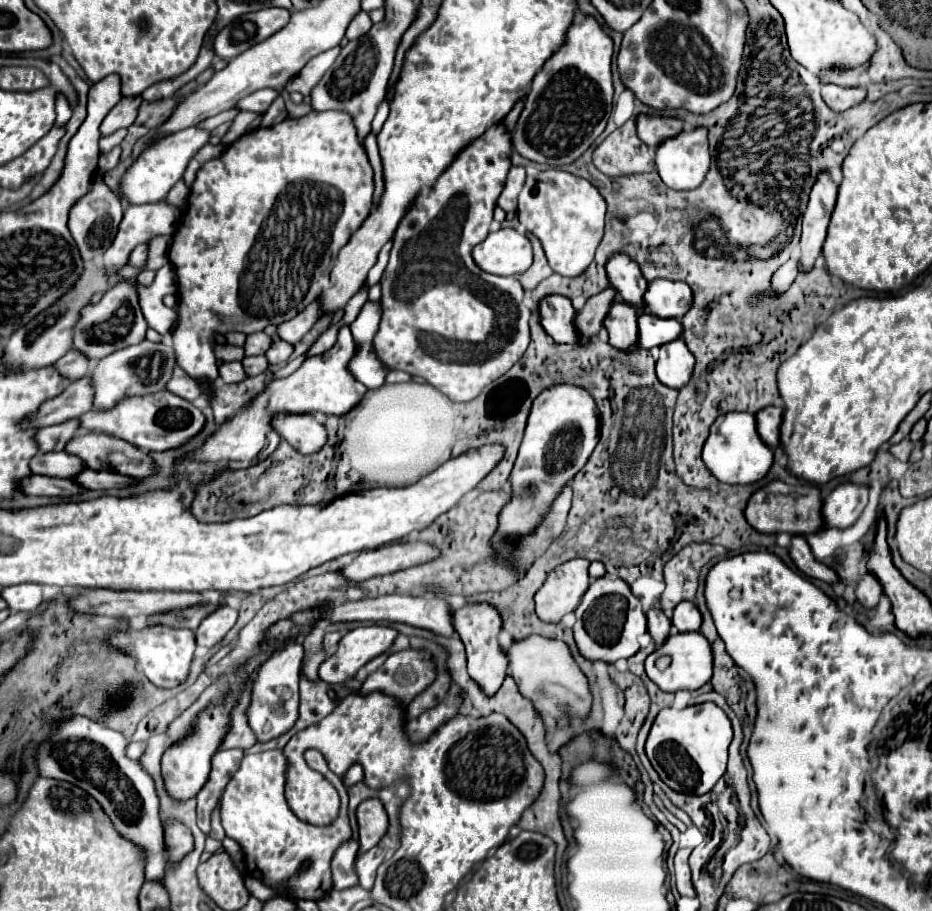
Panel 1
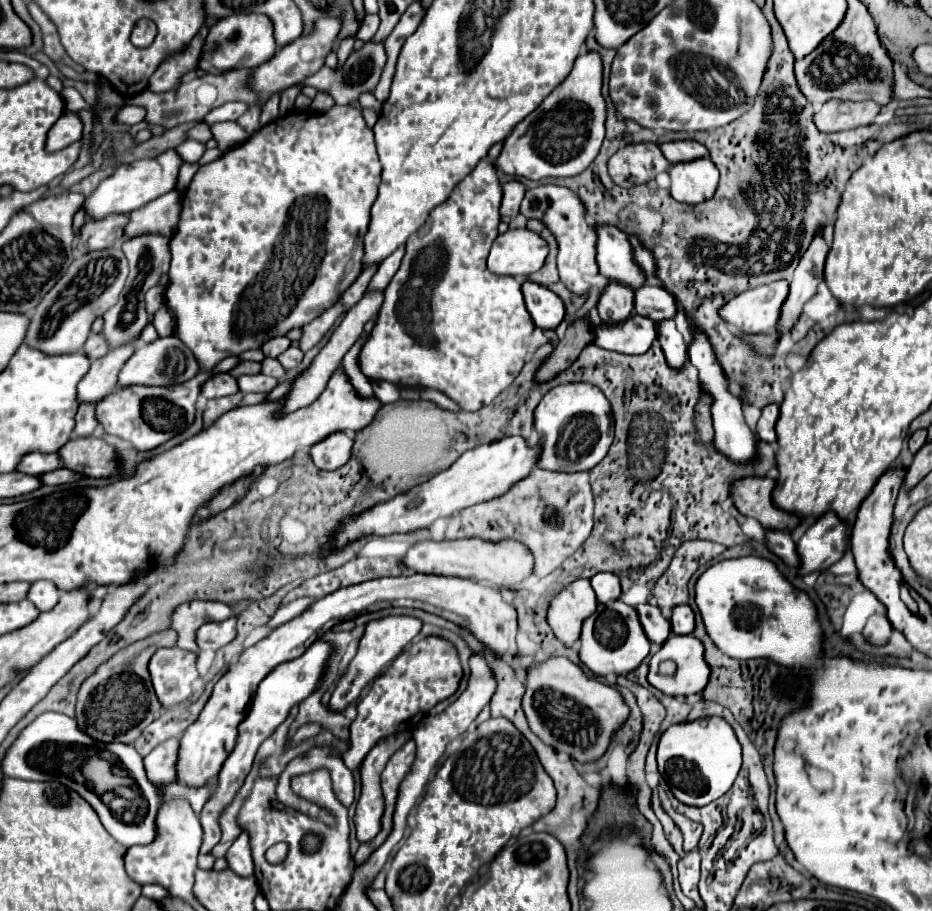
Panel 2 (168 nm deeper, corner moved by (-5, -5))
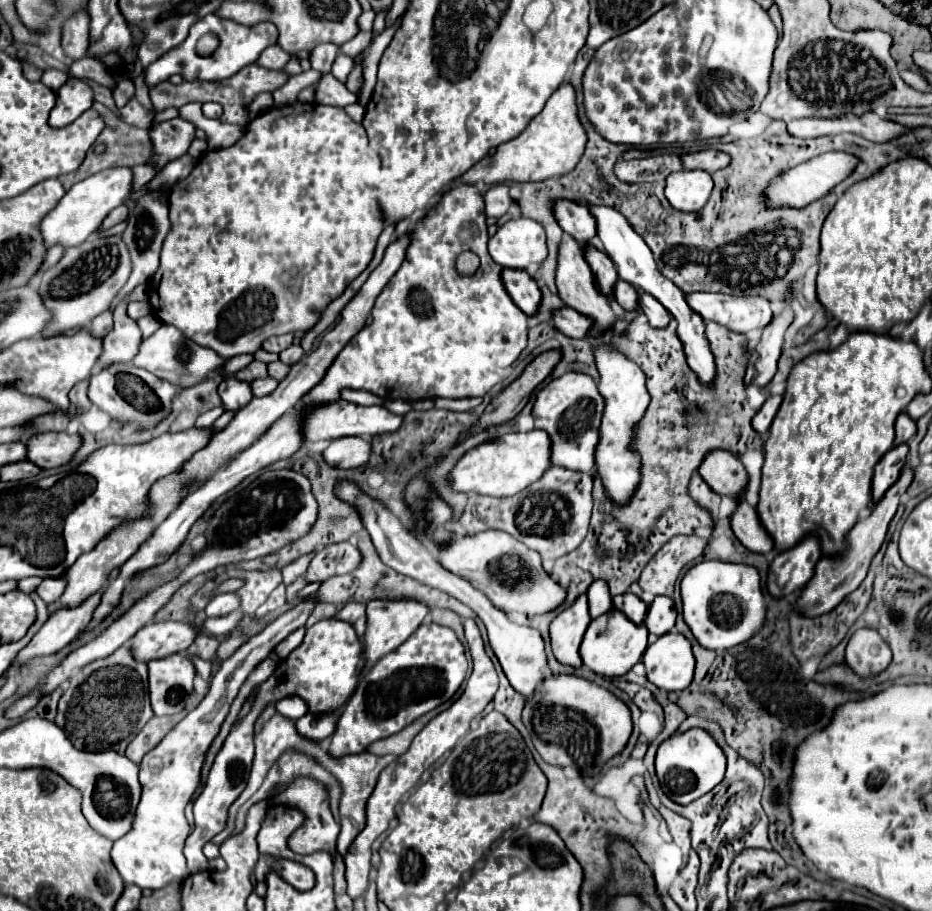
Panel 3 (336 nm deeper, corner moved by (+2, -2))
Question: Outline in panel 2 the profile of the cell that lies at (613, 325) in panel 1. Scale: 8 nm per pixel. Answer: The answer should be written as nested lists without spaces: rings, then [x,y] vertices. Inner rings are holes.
[[[608,284],[598,302],[598,314],[604,324],[620,324],[634,312],[632,288],[620,288],[620,284]]]

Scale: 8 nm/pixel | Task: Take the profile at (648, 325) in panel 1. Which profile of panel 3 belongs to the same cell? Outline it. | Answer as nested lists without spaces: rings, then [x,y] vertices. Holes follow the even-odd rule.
[[[571,307],[555,309],[553,321],[555,321],[555,329],[567,337],[585,339],[585,333],[589,331],[589,321],[585,321],[585,317],[581,317],[581,313],[577,313]]]

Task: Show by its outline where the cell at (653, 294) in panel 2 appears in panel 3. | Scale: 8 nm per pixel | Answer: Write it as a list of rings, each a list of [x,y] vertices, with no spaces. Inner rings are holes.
[[[617,281],[613,287],[613,299],[625,309],[625,311],[633,311],[637,309],[637,291],[625,283],[625,281]]]

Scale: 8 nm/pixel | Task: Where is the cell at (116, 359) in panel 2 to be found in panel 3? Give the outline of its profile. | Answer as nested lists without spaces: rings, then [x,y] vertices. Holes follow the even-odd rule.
[[[137,285],[125,301],[121,301],[115,307],[115,325],[107,333],[103,341],[103,353],[99,357],[99,367],[111,365],[111,363],[131,363],[133,357],[139,353],[139,345],[143,341],[141,329],[133,319],[127,317],[127,305],[131,301],[147,301],[147,291],[145,285]]]

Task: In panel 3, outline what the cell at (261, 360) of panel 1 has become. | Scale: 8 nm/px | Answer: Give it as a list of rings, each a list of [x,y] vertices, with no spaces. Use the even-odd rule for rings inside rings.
[[[275,361],[275,363],[269,363],[269,375],[277,381],[283,381],[289,373],[289,365],[281,363],[281,361]]]

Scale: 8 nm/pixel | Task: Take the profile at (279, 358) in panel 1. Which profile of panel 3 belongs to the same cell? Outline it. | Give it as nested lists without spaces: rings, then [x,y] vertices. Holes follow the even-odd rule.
[[[291,345],[291,347],[287,347],[287,349],[283,349],[283,351],[279,353],[279,359],[281,359],[283,363],[287,363],[287,365],[297,363],[301,357],[303,357],[301,345]]]

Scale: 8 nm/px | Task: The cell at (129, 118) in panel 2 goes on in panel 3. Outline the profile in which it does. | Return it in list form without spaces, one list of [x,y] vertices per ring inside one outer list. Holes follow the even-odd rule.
[[[207,15],[189,29],[189,35],[183,43],[169,49],[163,57],[159,57],[157,61],[153,61],[149,65],[147,85],[153,87],[161,81],[167,81],[167,77],[175,75],[175,73],[181,75],[185,81],[223,81],[223,79],[229,79],[231,75],[235,75],[245,65],[255,63],[259,59],[259,55],[263,53],[263,49],[275,45],[275,43],[277,43],[277,27],[273,23],[257,23],[253,27],[245,27],[245,25],[237,25],[235,21],[219,19],[217,15]],[[205,33],[215,33],[219,37],[219,47],[211,55],[201,57],[201,55],[197,55],[195,45],[199,41],[199,37]]]

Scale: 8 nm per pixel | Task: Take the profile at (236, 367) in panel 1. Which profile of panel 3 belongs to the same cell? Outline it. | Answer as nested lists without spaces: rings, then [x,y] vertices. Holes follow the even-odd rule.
[[[273,377],[257,379],[257,381],[253,381],[253,383],[251,383],[255,397],[265,397],[265,395],[271,395],[271,393],[277,389],[277,385],[279,385],[279,381],[275,381]]]

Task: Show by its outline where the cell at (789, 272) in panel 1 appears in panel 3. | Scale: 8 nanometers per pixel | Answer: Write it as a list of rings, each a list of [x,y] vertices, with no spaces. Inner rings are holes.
[[[685,293],[687,305],[703,317],[743,335],[759,333],[773,317],[765,297],[733,297],[723,293]]]

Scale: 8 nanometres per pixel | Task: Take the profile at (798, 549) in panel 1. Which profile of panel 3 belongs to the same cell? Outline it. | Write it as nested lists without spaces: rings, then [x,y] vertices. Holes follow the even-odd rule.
[[[745,499],[737,501],[737,509],[731,515],[731,529],[735,533],[735,537],[749,549],[755,553],[769,553],[773,551],[771,539],[767,535],[767,531],[761,527],[761,521],[757,517],[757,511],[753,507],[747,505]]]

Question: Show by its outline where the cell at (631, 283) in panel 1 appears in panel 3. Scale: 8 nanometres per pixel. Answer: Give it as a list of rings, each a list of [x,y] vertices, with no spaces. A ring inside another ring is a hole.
[[[553,201],[551,211],[565,233],[569,233],[581,245],[591,243],[597,227],[593,225],[593,217],[585,205],[575,201]]]

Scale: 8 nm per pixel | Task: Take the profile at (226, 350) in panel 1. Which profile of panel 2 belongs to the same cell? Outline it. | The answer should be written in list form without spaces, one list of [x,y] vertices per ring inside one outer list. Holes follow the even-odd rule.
[[[238,362],[232,370],[230,370],[230,376],[240,376],[240,374],[258,374],[260,372],[260,362]]]

